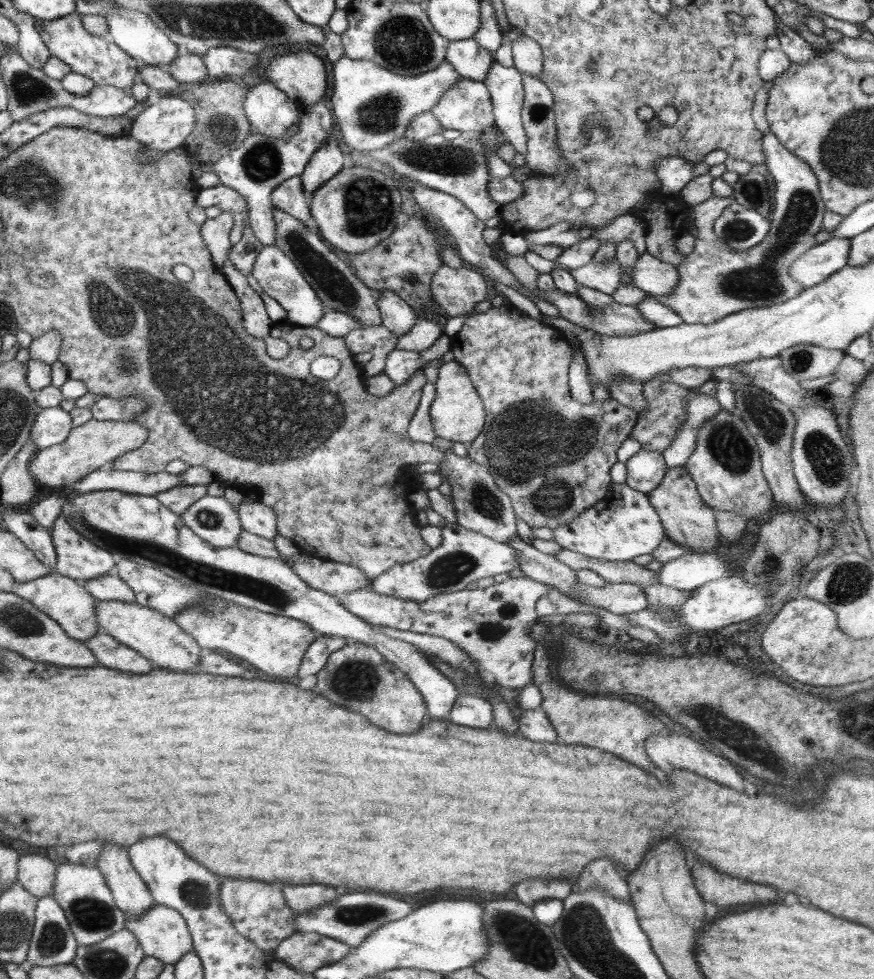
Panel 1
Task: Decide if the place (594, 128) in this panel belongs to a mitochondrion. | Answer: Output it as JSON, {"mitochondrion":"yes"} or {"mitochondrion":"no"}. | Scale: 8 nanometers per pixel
{"mitochondrion":"yes"}

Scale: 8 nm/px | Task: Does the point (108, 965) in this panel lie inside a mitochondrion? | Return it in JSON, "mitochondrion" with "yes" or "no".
{"mitochondrion":"yes"}

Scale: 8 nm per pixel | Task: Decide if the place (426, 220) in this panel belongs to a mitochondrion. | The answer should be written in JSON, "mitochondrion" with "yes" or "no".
{"mitochondrion":"no"}

